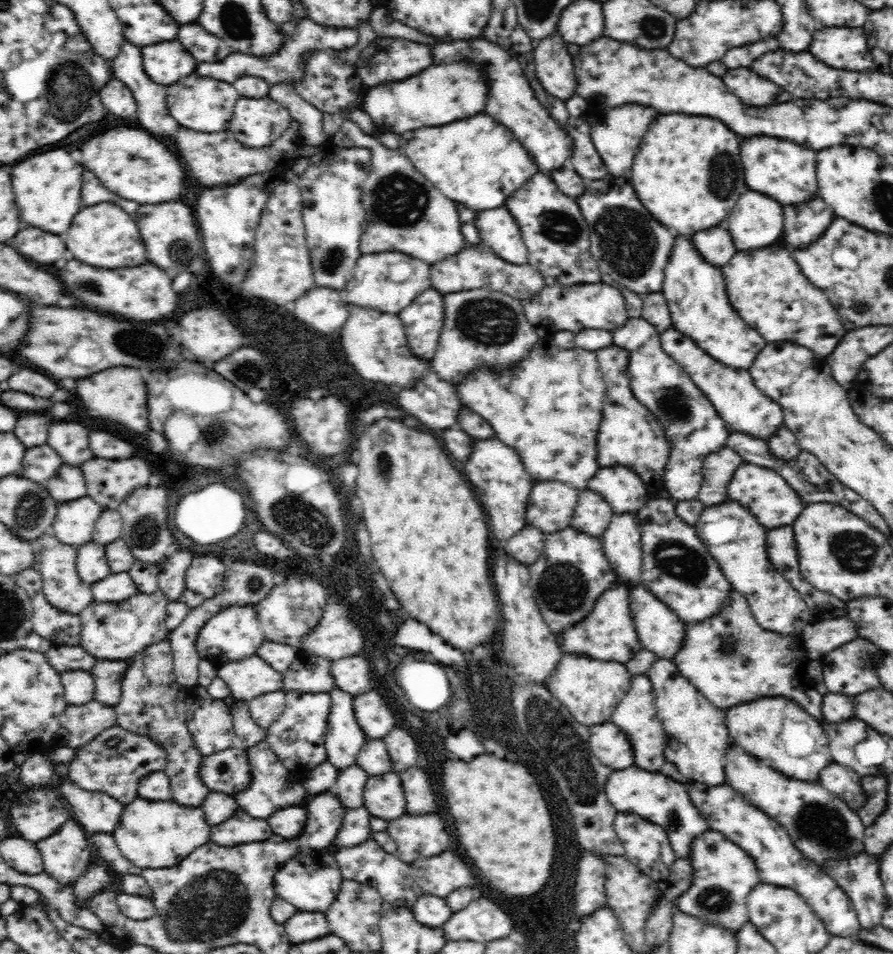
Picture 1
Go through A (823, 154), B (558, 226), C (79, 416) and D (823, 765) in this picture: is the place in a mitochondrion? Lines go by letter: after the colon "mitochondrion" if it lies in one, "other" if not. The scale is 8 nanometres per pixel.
A: other
B: mitochondrion
C: other
D: other

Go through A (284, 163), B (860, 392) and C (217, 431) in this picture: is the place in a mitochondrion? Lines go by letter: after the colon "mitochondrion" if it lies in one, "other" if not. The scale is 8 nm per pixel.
A: other
B: other
C: mitochondrion

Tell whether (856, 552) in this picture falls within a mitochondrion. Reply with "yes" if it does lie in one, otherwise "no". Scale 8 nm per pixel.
yes

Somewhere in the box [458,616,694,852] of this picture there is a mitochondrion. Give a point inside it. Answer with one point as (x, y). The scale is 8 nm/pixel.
(563, 744)

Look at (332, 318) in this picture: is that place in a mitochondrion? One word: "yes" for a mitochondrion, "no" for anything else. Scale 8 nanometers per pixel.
no

